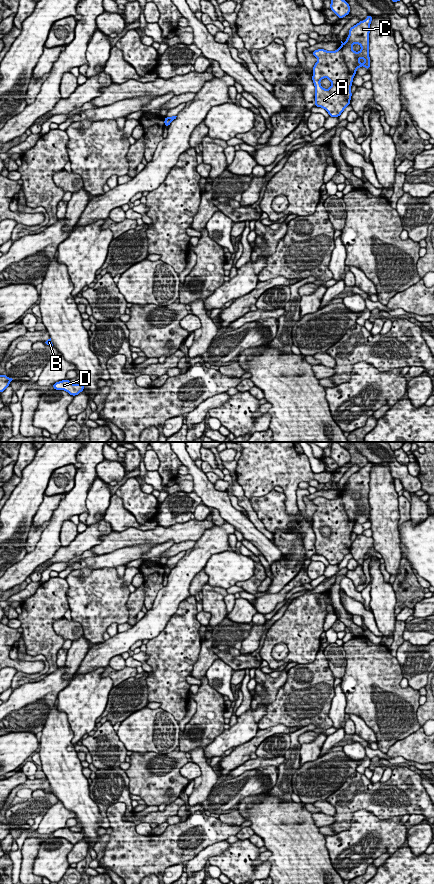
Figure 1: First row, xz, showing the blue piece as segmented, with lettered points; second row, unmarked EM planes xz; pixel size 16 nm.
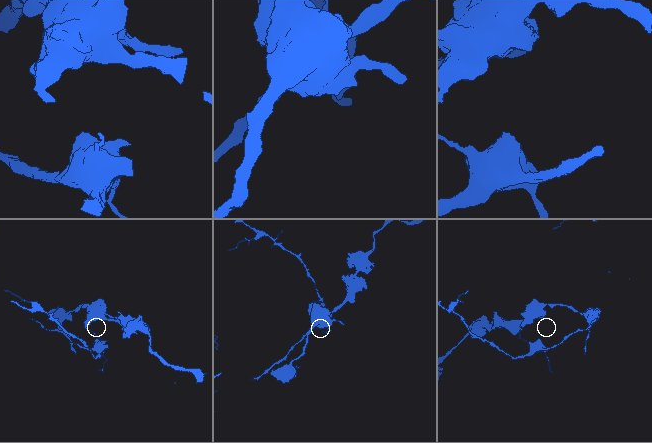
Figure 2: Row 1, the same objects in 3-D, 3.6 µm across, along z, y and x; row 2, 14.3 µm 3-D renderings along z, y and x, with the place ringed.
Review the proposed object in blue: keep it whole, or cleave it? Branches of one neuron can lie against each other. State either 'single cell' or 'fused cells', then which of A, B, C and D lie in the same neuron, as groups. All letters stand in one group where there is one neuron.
fused cells | A C D / B

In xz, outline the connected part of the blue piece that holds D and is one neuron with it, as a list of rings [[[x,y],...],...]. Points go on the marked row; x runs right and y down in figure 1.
[[[68,379],[61,380],[53,384],[53,389],[55,390],[64,390],[72,396],[78,395],[85,388],[83,384],[73,384]]]

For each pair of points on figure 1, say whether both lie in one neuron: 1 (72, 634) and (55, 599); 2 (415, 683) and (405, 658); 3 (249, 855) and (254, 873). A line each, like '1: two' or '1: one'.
1: two
2: one
3: one

